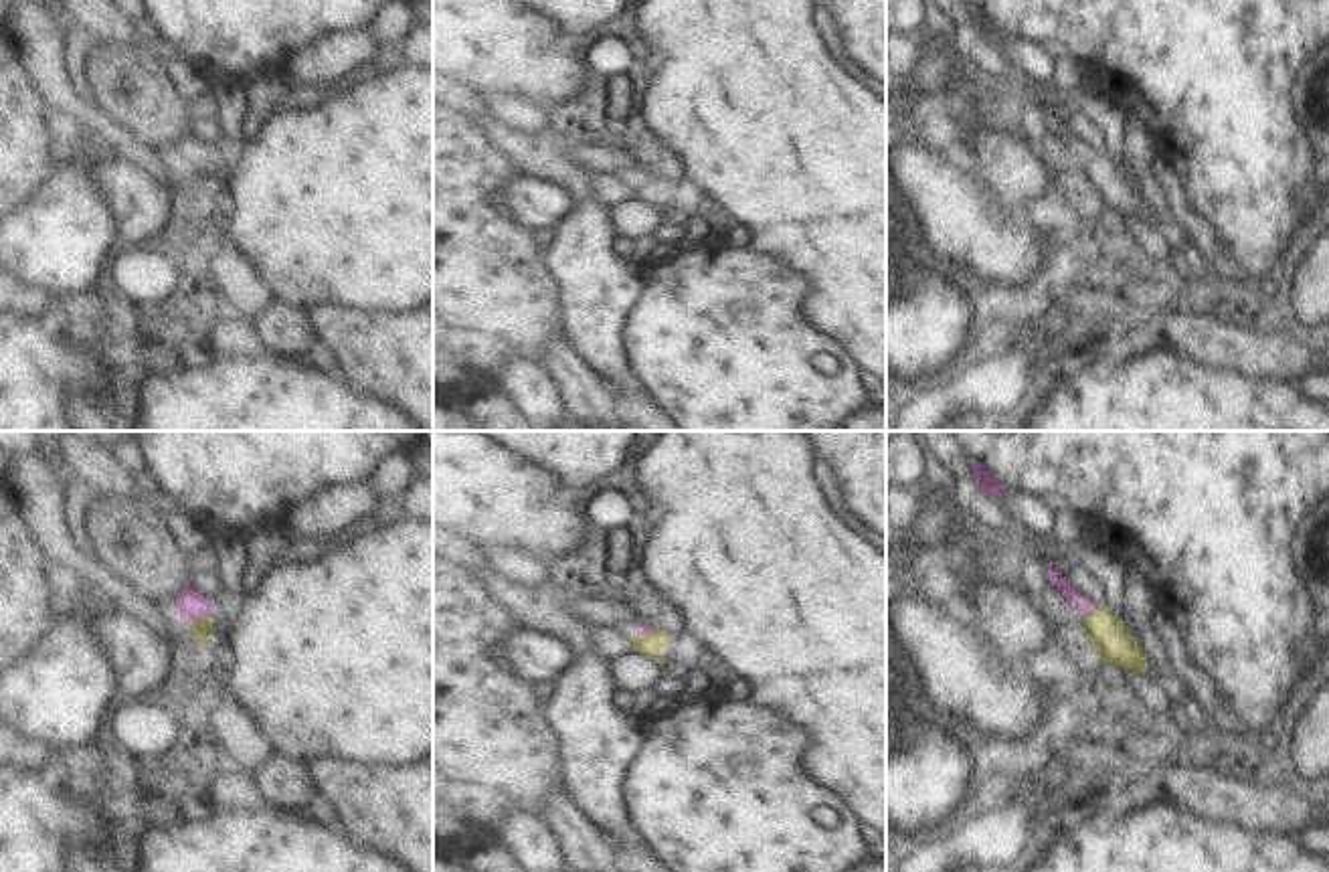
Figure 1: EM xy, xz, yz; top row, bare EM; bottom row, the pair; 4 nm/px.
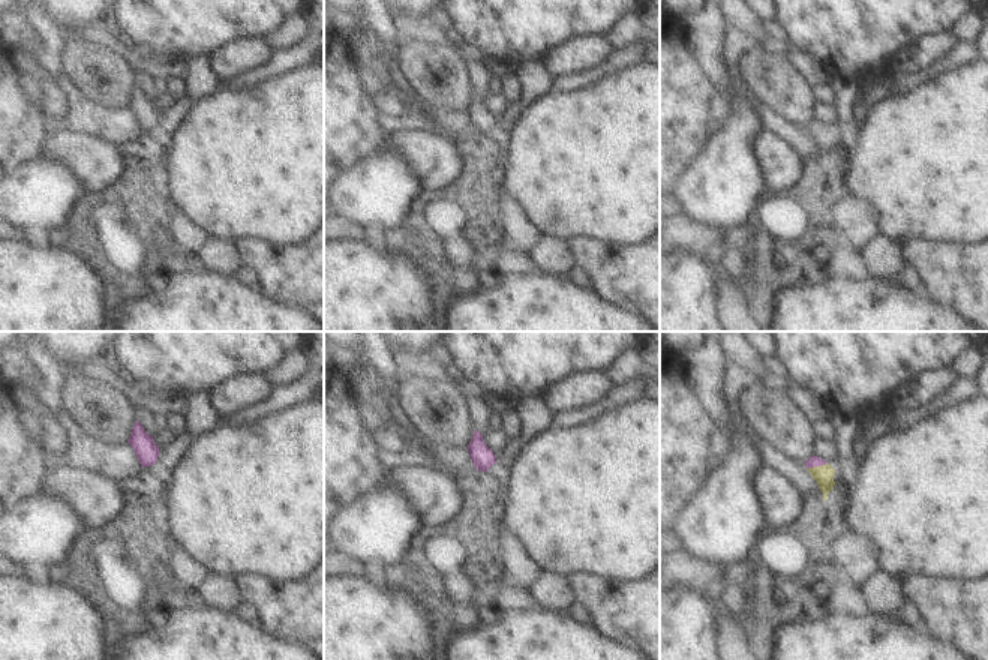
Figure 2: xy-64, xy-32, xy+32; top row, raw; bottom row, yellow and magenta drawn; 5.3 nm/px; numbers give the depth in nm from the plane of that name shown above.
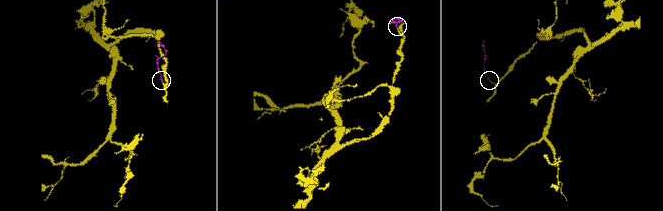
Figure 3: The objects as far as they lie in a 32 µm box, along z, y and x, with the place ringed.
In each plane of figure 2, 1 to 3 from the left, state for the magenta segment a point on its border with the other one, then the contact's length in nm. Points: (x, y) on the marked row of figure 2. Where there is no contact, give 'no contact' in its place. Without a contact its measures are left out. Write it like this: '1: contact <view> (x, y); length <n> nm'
1: no contact
2: no contact
3: contact xy+32 (817, 467); length 110 nm

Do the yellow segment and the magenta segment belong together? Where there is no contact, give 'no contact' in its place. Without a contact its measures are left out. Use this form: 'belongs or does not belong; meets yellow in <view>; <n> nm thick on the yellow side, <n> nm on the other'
belongs; meets yellow in xy; 70 nm thick on the yellow side, 120 nm on the other

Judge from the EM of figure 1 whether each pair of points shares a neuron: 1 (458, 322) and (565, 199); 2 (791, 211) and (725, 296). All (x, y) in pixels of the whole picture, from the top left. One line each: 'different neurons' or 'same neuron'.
1: different neurons
2: different neurons

